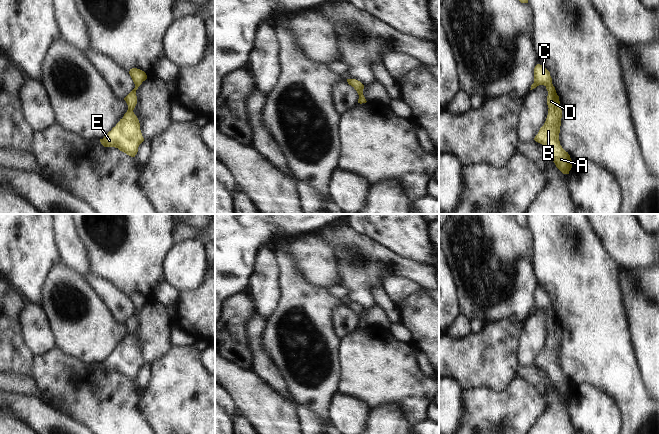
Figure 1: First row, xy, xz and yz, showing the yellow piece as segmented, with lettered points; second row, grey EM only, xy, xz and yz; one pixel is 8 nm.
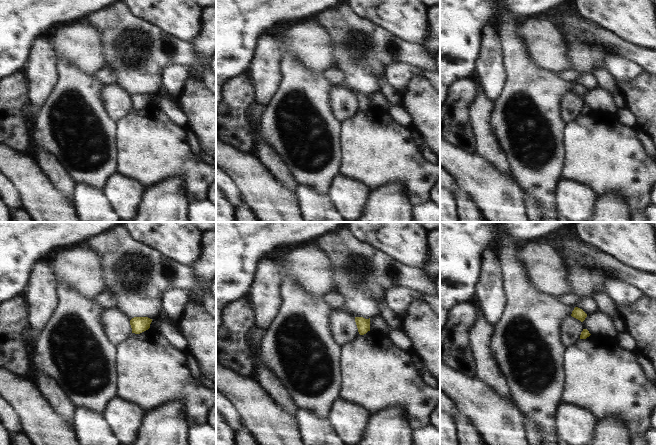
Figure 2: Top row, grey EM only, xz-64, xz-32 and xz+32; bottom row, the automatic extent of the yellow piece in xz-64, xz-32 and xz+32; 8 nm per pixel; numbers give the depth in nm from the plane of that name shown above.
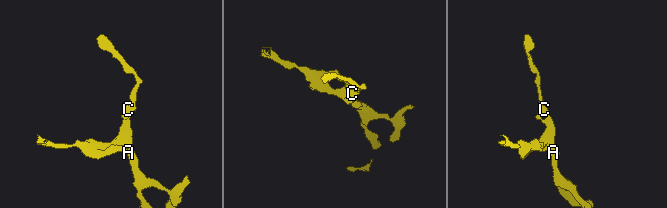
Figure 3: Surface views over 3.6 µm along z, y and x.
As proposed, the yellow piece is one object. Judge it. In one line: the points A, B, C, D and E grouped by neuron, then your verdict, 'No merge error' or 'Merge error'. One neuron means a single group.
Groups: A B C D E. No merge error

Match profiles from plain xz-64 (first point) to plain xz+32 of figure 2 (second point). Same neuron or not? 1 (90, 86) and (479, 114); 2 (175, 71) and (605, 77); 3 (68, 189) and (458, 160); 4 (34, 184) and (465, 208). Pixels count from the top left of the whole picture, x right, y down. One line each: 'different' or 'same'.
1: different
2: different
3: different
4: different

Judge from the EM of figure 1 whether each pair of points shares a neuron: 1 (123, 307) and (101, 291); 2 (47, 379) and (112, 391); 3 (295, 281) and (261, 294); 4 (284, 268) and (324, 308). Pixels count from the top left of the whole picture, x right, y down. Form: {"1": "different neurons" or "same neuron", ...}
{"1": "same neuron", "2": "same neuron", "3": "different neurons", "4": "same neuron"}

